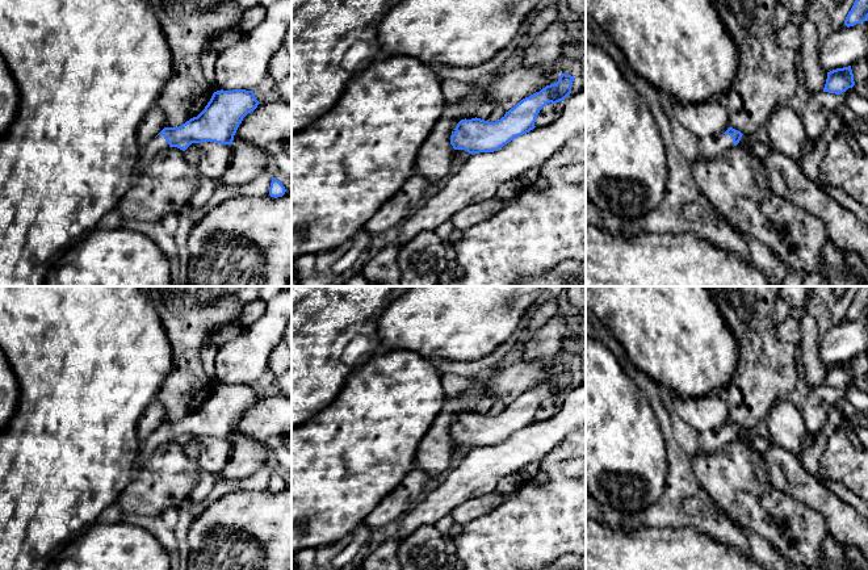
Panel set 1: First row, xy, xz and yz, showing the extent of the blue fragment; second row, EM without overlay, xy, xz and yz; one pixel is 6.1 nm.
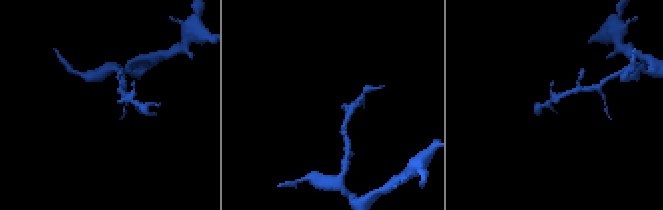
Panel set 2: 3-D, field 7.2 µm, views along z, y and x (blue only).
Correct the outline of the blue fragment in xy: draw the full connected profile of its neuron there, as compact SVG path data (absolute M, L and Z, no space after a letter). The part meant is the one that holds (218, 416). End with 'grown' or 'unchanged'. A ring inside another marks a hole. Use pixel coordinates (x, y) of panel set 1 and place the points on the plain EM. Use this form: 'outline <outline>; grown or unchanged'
outline M232 384L213 387L205 403L179 422L164 422L141 444L135 471L159 448L168 441L185 445L192 437L215 436L232 439L234 429L243 412L260 397L253 385Z; grown

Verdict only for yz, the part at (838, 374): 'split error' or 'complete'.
complete

